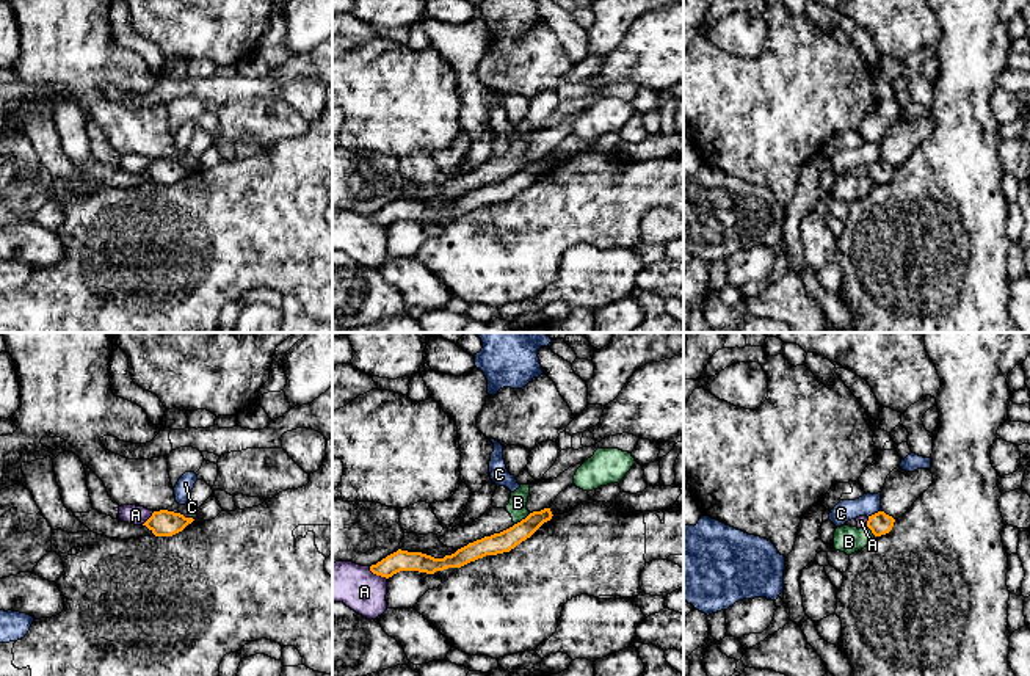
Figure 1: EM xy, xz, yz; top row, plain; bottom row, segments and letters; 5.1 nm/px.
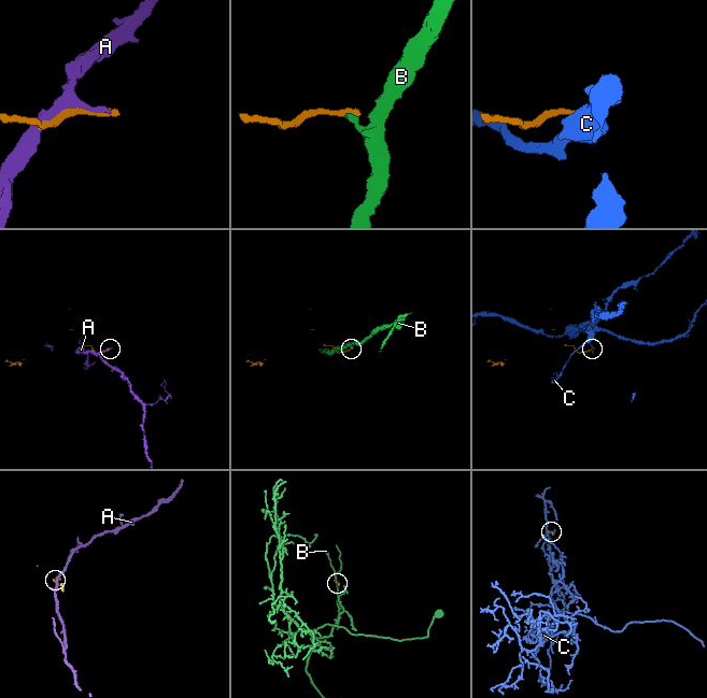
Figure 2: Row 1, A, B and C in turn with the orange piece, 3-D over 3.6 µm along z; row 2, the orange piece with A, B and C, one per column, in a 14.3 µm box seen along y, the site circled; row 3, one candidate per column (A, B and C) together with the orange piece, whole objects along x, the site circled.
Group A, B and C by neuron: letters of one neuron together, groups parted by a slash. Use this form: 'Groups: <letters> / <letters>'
Groups: A / B / C

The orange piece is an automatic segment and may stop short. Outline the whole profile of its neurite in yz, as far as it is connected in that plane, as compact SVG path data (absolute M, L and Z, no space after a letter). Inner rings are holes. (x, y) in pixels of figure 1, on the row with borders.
M884 511L869 516L867 527L875 536L886 535L892 530L895 519Z

